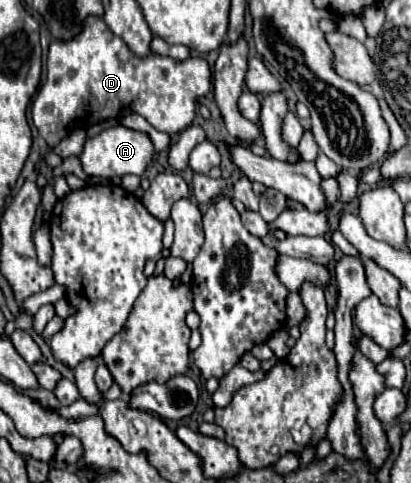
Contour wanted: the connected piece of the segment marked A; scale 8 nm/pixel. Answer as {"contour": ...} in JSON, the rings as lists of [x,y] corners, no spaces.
{"contour":[[[116,125],[116,127],[104,129],[100,135],[88,139],[84,143],[84,151],[80,155],[80,161],[82,161],[86,175],[112,179],[112,177],[122,177],[126,173],[142,175],[150,167],[154,153],[156,153],[156,149],[154,149],[154,145],[146,133],[128,129],[124,125]]]}

